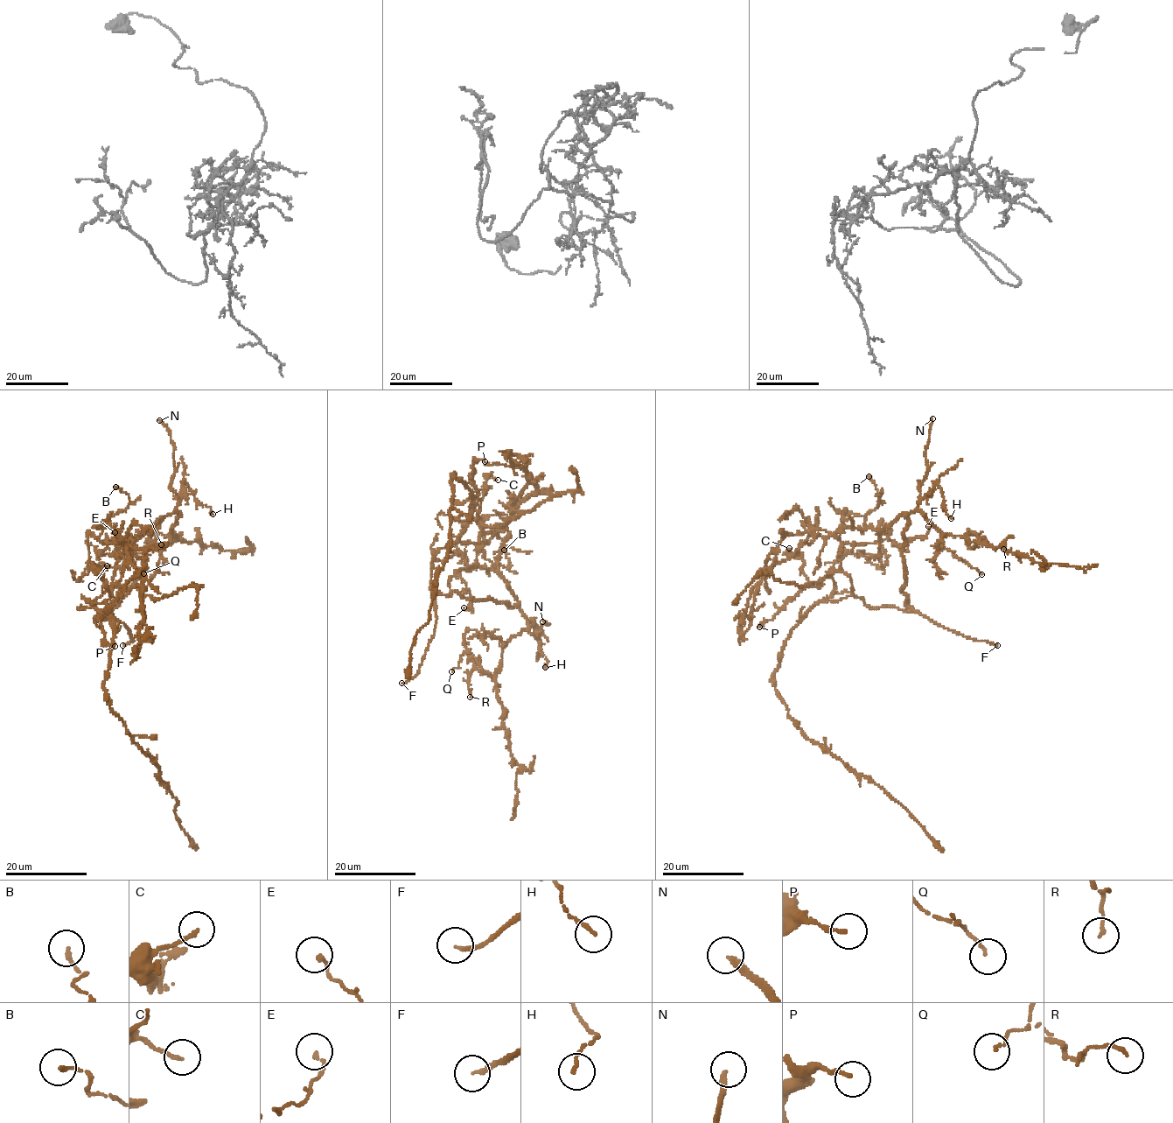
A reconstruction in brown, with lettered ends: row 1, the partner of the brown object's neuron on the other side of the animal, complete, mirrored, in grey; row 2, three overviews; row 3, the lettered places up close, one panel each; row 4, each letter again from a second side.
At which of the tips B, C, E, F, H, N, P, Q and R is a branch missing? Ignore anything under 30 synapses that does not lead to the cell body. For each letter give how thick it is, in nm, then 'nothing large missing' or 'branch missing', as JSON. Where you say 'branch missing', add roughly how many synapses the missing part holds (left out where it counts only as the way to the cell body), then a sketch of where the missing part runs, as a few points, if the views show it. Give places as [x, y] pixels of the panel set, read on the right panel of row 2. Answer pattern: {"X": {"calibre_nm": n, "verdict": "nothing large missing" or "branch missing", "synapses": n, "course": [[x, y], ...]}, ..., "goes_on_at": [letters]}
{"B": {"calibre_nm": 130, "verdict": "nothing large missing"}, "C": {"calibre_nm": 140, "verdict": "nothing large missing"}, "E": {"calibre_nm": 140, "verdict": "nothing large missing"}, "F": {"calibre_nm": 150, "verdict": "branch missing", "synapses": 70, "course": [[997, 645], [1007, 643], [988, 623], [928, 589], [897, 580], [853, 586], [843, 635], [848, 661], [904, 730]]}, "H": {"calibre_nm": 120, "verdict": "nothing large missing"}, "N": {"calibre_nm": 200, "verdict": "branch missing"}, "P": {"calibre_nm": 150, "verdict": "nothing large missing"}, "Q": {"calibre_nm": 100, "verdict": "nothing large missing"}, "R": {"calibre_nm": 130, "verdict": "nothing large missing"}, "goes_on_at": ["F", "N"]}

